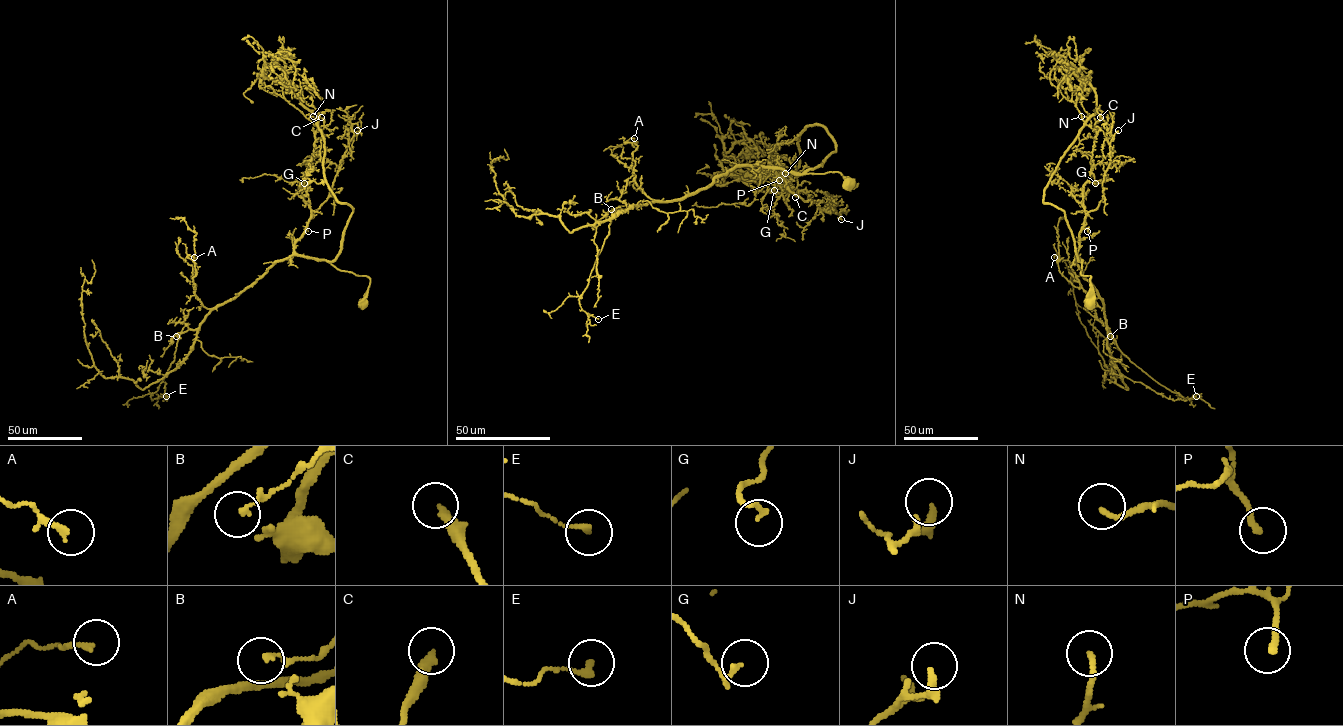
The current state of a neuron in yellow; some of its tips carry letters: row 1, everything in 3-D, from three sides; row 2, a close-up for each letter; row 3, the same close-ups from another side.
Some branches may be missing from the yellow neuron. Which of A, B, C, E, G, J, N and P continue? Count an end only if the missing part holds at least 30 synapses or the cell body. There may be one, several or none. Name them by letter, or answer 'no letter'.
C

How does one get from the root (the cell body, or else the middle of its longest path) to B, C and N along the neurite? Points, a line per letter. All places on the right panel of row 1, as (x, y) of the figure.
B: (1088, 303), (1091, 276), (1080, 274), (1082, 260), (1076, 255), (1075, 264), (1102, 299), (1110, 336)
C: (1088, 303), (1091, 276), (1080, 274), (1077, 252), (1085, 217), (1083, 185), (1100, 117)
N: (1088, 303), (1091, 276), (1080, 274), (1077, 252), (1095, 131), (1081, 116)

